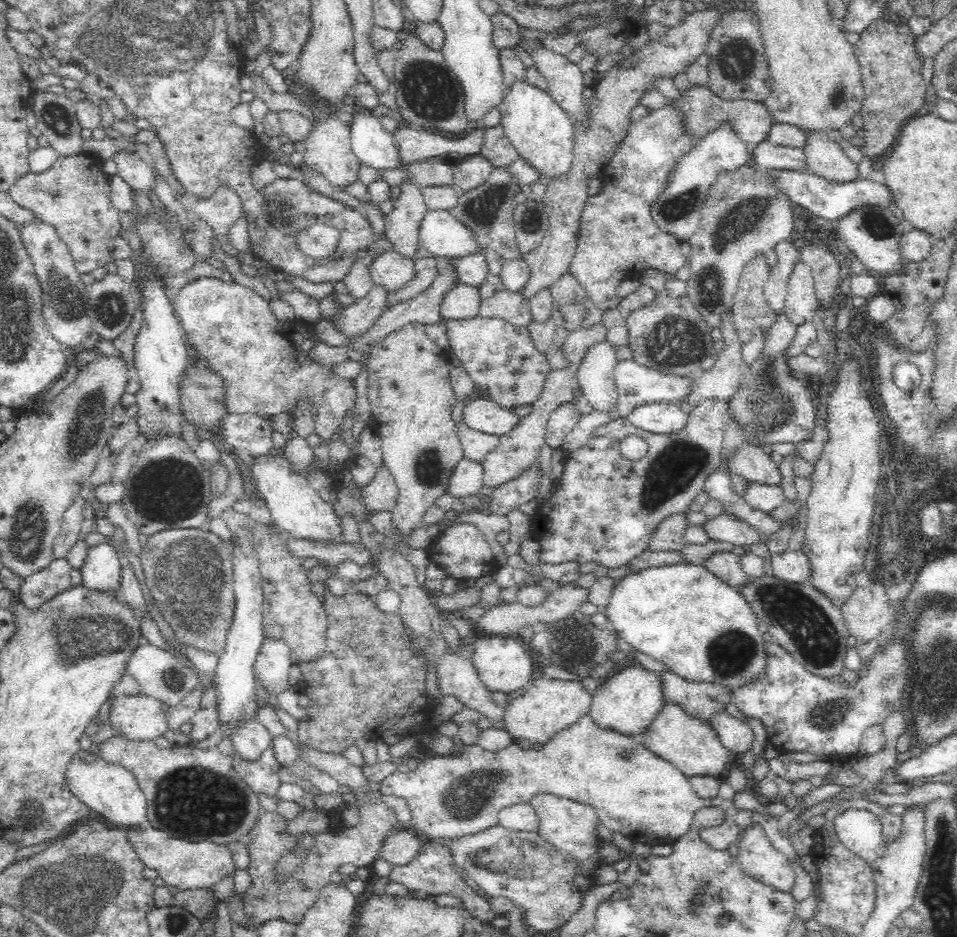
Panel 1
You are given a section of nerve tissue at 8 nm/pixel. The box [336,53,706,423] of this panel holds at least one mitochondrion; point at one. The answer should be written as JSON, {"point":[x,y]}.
{"point":[430,93]}

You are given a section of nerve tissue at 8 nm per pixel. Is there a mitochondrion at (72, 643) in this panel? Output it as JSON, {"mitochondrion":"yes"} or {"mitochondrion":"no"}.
{"mitochondrion":"yes"}

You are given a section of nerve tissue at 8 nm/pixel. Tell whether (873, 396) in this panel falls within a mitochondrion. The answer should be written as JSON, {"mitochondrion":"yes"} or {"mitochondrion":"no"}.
{"mitochondrion":"no"}

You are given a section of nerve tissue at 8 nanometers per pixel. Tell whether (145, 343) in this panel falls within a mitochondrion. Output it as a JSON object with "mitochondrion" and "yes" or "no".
{"mitochondrion":"no"}

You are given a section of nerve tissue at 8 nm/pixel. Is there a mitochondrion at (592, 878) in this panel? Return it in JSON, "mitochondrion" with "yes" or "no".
{"mitochondrion":"no"}

